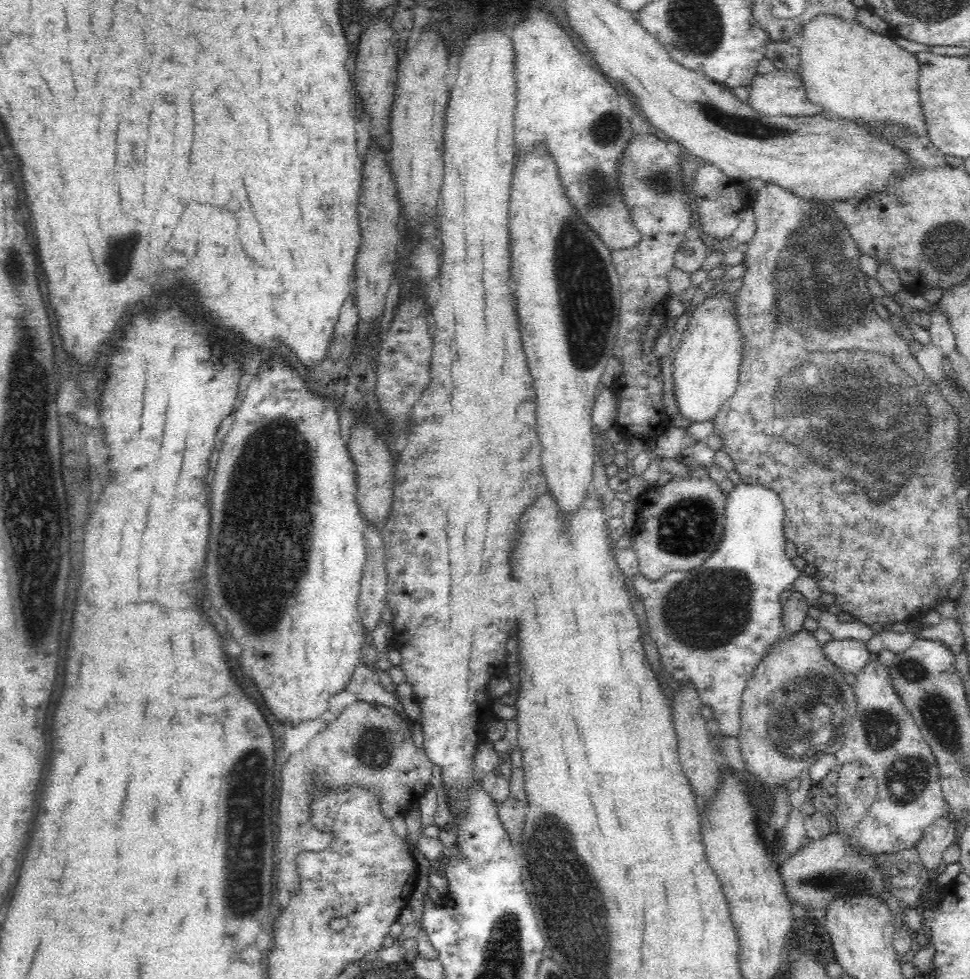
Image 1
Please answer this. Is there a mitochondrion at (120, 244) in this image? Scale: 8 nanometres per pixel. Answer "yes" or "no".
yes

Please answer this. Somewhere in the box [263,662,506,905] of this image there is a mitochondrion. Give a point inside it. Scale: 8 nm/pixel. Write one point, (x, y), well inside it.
(374, 749)

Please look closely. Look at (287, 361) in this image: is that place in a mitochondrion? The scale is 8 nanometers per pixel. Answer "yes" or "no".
no

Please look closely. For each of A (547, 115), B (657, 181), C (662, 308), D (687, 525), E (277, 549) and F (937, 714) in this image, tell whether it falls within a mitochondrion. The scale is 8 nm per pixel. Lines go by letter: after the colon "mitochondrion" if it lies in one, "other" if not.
A: other
B: mitochondrion
C: other
D: mitochondrion
E: mitochondrion
F: mitochondrion

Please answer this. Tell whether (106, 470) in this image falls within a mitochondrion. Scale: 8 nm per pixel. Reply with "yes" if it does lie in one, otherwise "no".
no

